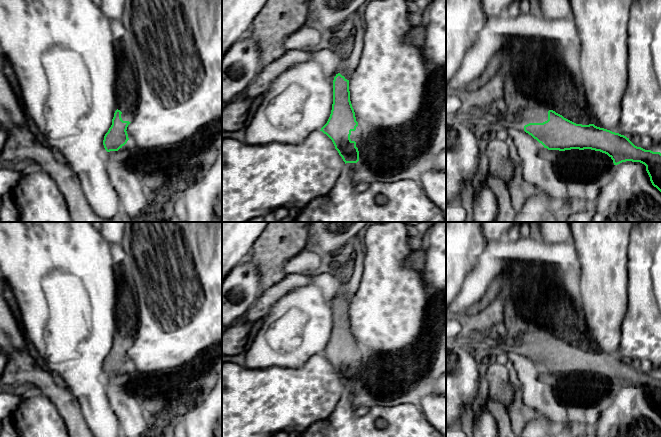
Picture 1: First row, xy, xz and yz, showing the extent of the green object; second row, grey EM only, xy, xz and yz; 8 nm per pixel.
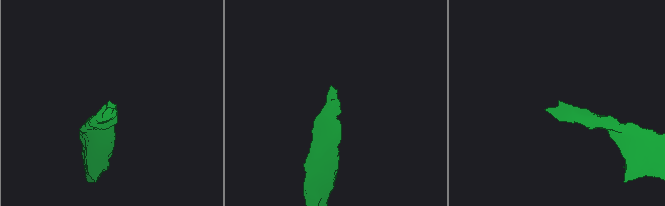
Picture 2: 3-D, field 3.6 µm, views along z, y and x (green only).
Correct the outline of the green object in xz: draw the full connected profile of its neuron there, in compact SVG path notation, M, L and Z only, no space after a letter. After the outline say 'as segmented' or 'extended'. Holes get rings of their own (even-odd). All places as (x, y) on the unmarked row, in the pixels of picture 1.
M340 295L333 304L333 328L327 347L321 352L333 366L335 373L346 387L357 387L359 375L356 366L350 363L358 346L350 325L349 298Z; extended

